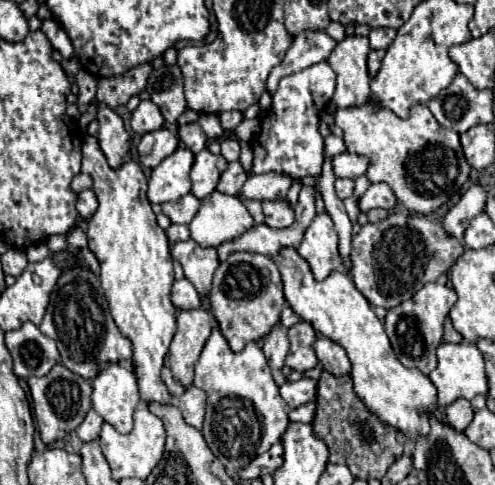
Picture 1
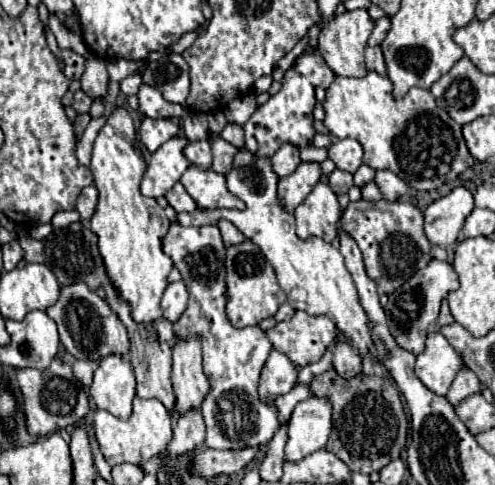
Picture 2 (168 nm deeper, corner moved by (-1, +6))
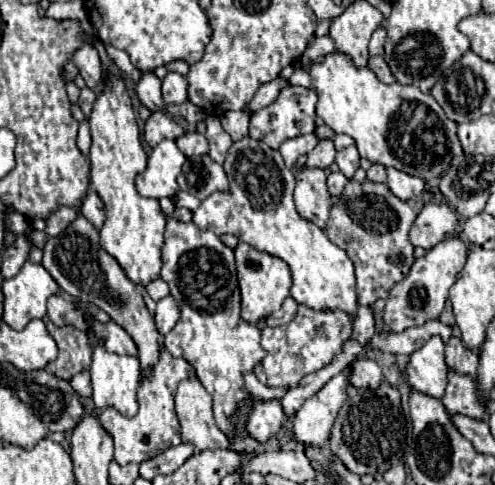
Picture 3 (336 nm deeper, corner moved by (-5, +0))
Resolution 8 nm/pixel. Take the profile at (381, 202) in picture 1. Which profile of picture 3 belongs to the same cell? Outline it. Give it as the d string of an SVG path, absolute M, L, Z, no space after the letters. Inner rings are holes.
M389 168L387 170L387 186L399 200L409 200L423 192L425 182L415 176L407 176L405 172L399 172L395 168Z

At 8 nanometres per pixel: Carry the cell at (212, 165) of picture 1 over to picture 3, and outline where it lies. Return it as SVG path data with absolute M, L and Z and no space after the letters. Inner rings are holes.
M189 132L189 134L183 134L179 136L177 140L177 146L179 150L191 158L191 156L203 156L209 152L209 144L207 144L207 138L199 132Z

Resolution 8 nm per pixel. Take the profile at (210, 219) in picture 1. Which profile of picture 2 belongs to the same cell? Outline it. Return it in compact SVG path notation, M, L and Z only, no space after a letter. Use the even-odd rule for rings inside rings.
M191 164L183 178L181 184L185 190L195 198L199 208L243 208L245 204L235 198L225 184L225 174L217 174L215 170L203 170L195 164Z

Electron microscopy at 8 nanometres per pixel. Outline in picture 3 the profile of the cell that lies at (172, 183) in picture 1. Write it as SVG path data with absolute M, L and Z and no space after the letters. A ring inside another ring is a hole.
M173 140L159 142L149 156L147 170L135 178L137 192L145 198L173 198L179 192L177 176L185 164L185 156L179 152Z

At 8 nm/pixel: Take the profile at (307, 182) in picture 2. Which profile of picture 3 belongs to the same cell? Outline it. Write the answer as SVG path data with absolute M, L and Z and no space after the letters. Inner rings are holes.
M321 140L309 154L307 154L307 160L303 164L299 164L295 170L297 172L303 172L303 170L309 170L309 168L329 168L333 164L333 158L335 158L335 148L333 148L333 142L331 140Z

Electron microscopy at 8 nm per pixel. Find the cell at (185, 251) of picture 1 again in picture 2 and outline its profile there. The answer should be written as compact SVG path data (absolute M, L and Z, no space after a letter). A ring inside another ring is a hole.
M173 222L163 236L163 252L181 272L181 280L189 292L187 310L173 324L173 334L179 338L199 338L203 344L203 372L209 378L211 392L205 396L201 414L207 426L205 444L217 450L239 450L261 446L273 438L277 430L275 406L261 404L257 384L265 366L271 342L259 326L235 328L225 314L225 246L217 226L179 226Z

